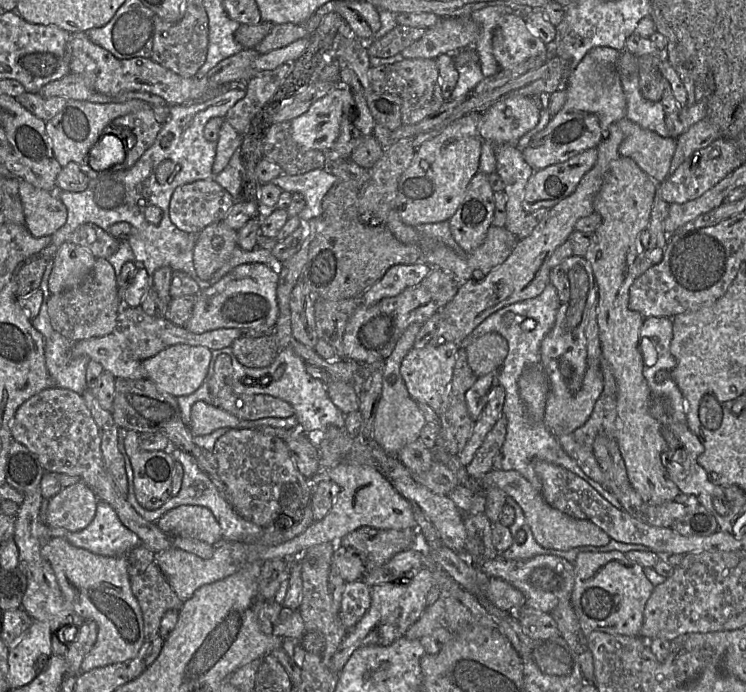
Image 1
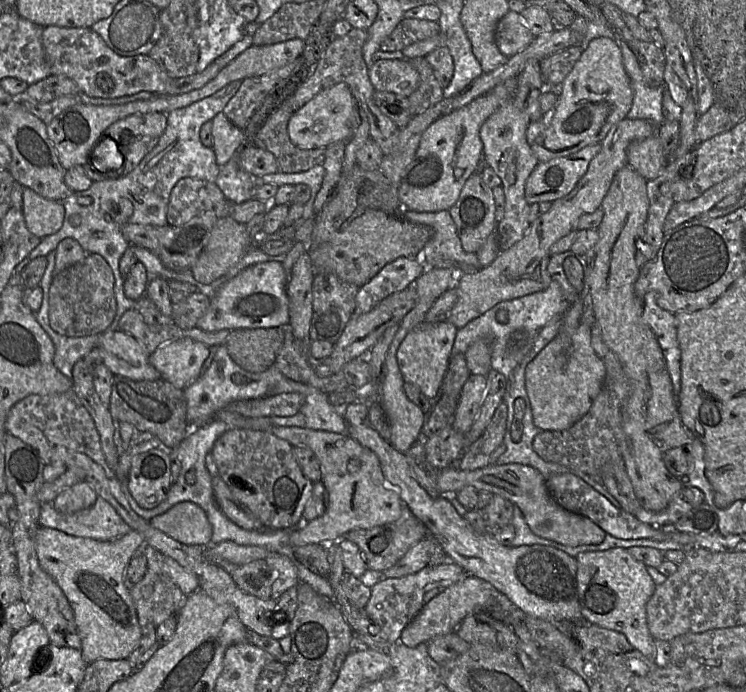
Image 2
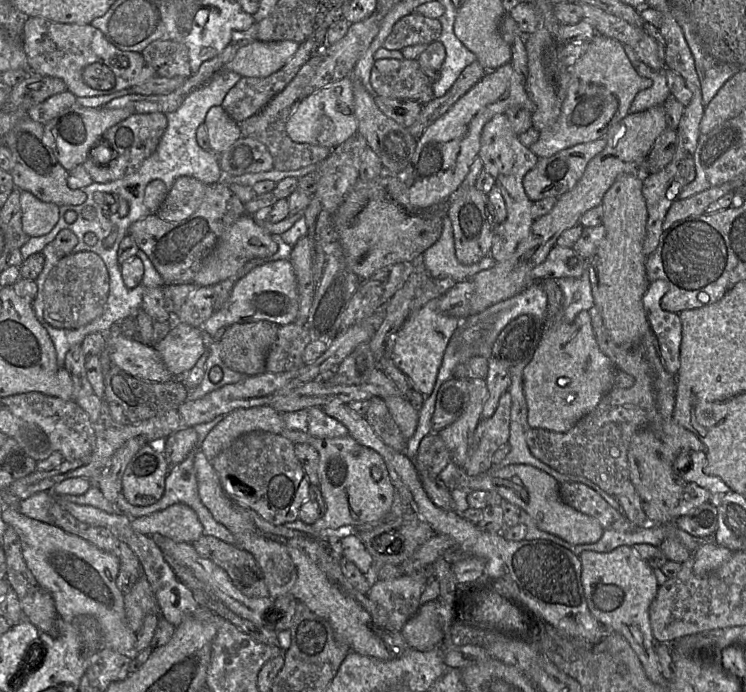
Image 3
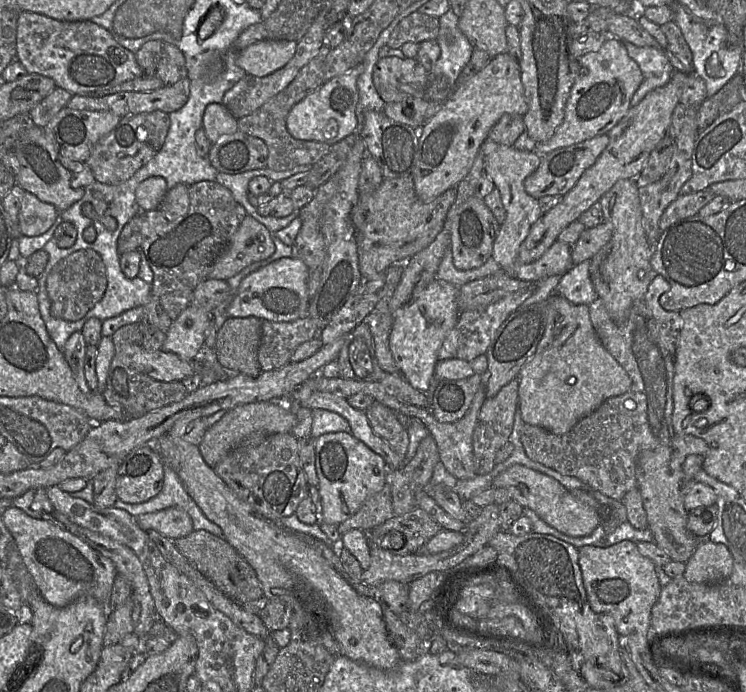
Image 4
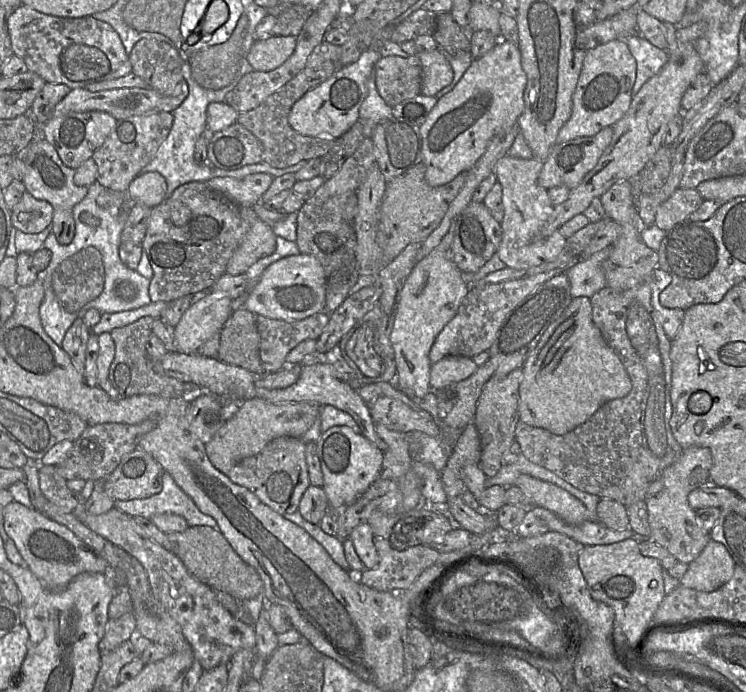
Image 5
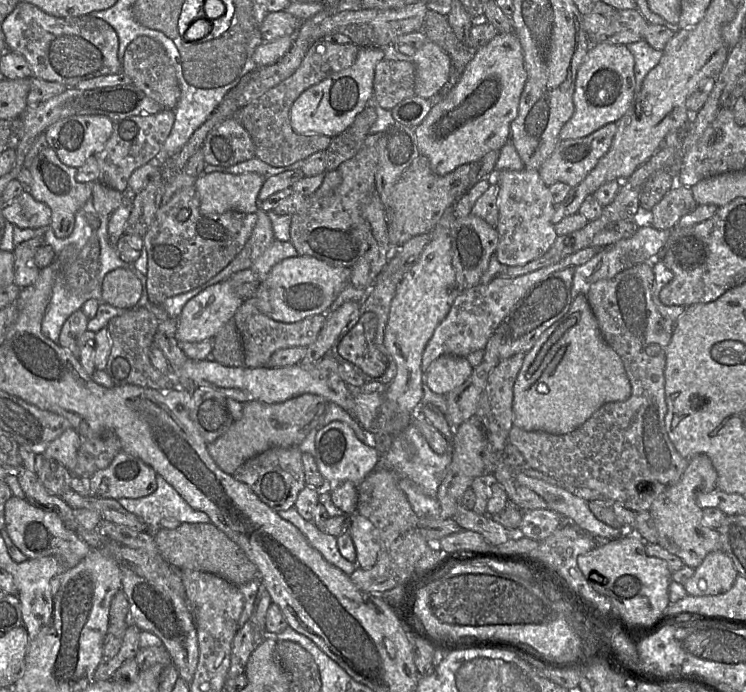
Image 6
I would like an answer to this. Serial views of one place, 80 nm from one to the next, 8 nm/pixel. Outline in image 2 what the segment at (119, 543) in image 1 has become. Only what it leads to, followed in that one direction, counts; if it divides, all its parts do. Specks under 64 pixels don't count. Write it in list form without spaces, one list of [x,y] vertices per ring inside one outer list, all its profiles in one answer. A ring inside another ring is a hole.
[[[99,496],[93,506],[71,515],[62,515],[51,502],[43,502],[40,506],[39,525],[99,541],[117,539],[131,530],[115,509]]]

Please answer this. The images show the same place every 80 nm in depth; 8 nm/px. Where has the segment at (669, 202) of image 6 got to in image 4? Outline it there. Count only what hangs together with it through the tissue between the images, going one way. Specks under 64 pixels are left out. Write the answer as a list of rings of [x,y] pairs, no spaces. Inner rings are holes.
[[[709,189],[701,190],[695,193],[679,195],[664,210],[659,221],[659,229],[663,231],[673,224],[697,215],[699,210],[708,204],[715,194]]]

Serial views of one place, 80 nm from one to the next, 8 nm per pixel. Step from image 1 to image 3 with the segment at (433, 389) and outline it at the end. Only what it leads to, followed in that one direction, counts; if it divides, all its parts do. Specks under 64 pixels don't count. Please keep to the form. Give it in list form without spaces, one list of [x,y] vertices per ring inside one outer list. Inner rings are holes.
[[[439,298],[432,299],[407,317],[394,337],[391,351],[391,360],[394,365],[425,397],[433,391],[444,352],[453,333],[461,323],[458,318],[441,313],[437,307],[438,301]]]

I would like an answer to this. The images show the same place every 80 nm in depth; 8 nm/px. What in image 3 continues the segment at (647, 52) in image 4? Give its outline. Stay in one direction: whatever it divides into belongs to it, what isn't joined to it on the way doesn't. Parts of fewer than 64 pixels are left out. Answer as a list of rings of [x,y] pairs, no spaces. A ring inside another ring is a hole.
[[[622,45],[637,73],[641,77],[652,81],[652,85],[649,88],[643,89],[636,94],[630,106],[630,113],[641,112],[654,106],[664,105],[665,100],[670,96],[665,70],[656,71],[651,69],[638,59],[630,46]]]

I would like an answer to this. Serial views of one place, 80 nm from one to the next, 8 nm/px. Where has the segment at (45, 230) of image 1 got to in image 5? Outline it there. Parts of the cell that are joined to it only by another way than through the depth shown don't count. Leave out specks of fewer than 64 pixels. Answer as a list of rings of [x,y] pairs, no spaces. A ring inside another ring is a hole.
[[[25,191],[11,212],[12,225],[27,234],[42,232],[53,220],[53,207]]]

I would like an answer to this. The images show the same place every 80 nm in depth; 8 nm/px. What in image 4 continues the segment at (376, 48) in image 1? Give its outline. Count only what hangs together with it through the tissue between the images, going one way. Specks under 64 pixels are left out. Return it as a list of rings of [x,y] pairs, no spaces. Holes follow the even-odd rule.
[[[415,11],[404,18],[390,36],[387,46],[401,49],[406,43],[422,43],[427,40],[437,40],[440,31],[438,17]]]

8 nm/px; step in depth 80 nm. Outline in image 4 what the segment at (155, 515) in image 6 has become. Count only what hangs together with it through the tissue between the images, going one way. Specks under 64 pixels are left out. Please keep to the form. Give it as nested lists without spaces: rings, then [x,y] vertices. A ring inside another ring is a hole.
[[[164,465],[163,488],[157,496],[139,504],[129,504],[117,500],[114,507],[125,510],[134,518],[143,514],[176,507],[185,511],[191,517],[194,530],[205,530],[223,538],[222,529],[204,515],[185,490],[177,473],[166,465]]]

